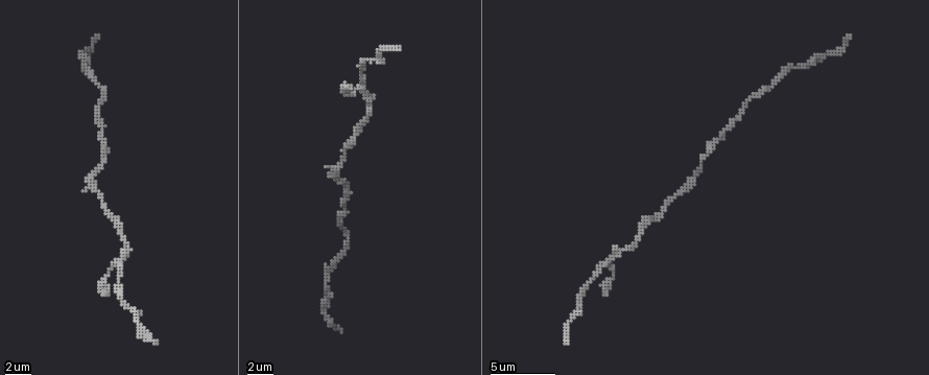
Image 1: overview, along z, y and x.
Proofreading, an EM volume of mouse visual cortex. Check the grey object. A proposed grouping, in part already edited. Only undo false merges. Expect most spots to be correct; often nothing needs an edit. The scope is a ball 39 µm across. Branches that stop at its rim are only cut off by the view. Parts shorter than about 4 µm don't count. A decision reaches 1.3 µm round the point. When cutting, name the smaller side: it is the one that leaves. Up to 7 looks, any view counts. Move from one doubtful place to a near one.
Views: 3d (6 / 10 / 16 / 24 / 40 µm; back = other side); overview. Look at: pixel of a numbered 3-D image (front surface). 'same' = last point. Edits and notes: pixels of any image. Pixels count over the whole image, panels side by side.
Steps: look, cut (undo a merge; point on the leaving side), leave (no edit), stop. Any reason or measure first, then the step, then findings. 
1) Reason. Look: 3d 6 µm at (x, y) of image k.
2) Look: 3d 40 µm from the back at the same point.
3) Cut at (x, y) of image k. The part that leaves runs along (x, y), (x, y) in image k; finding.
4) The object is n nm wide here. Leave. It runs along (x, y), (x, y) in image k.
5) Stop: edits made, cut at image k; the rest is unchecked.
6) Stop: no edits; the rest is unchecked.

Narrows sharply. Look: 3d 10 µm at (102, 131) of image 1.

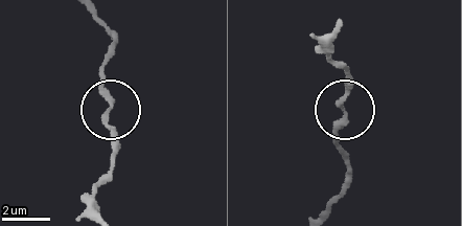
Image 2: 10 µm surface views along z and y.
Leave. It runs along (94, 195), (110, 167), (104, 67) in image 2; continuous, no second cell.

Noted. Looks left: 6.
Look: 3d 16 µm at (331, 176) of image 1.

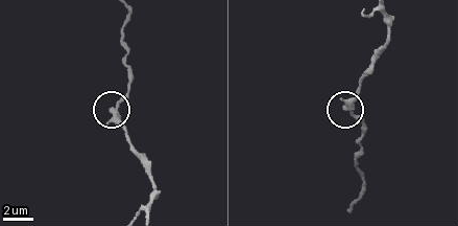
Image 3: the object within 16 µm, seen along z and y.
Closer look. Look: 3d 6 µm at (348, 109) of image 3.

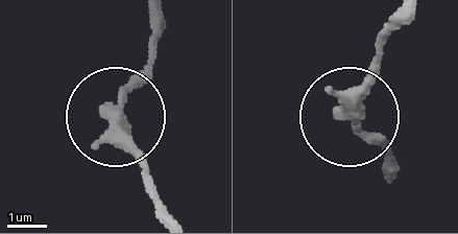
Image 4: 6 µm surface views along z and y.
The side arm is 19 µm long. Leave. It runs along (352, 114), (388, 34) in image 4; one cell here.

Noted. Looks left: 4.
Calibre changes. Look: 3d 16 µm at (338, 254) of image 1.

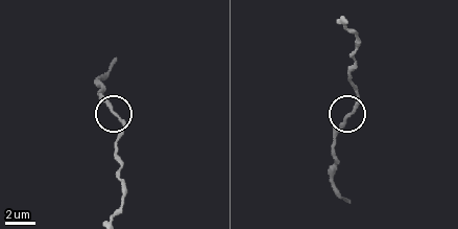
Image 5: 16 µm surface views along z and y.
Leave. It runs along (344, 22), (355, 31), (351, 81), (358, 99), (332, 139) in image 5; all the same cell.

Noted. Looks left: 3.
Stop: no edits; the rest is unchecked.

